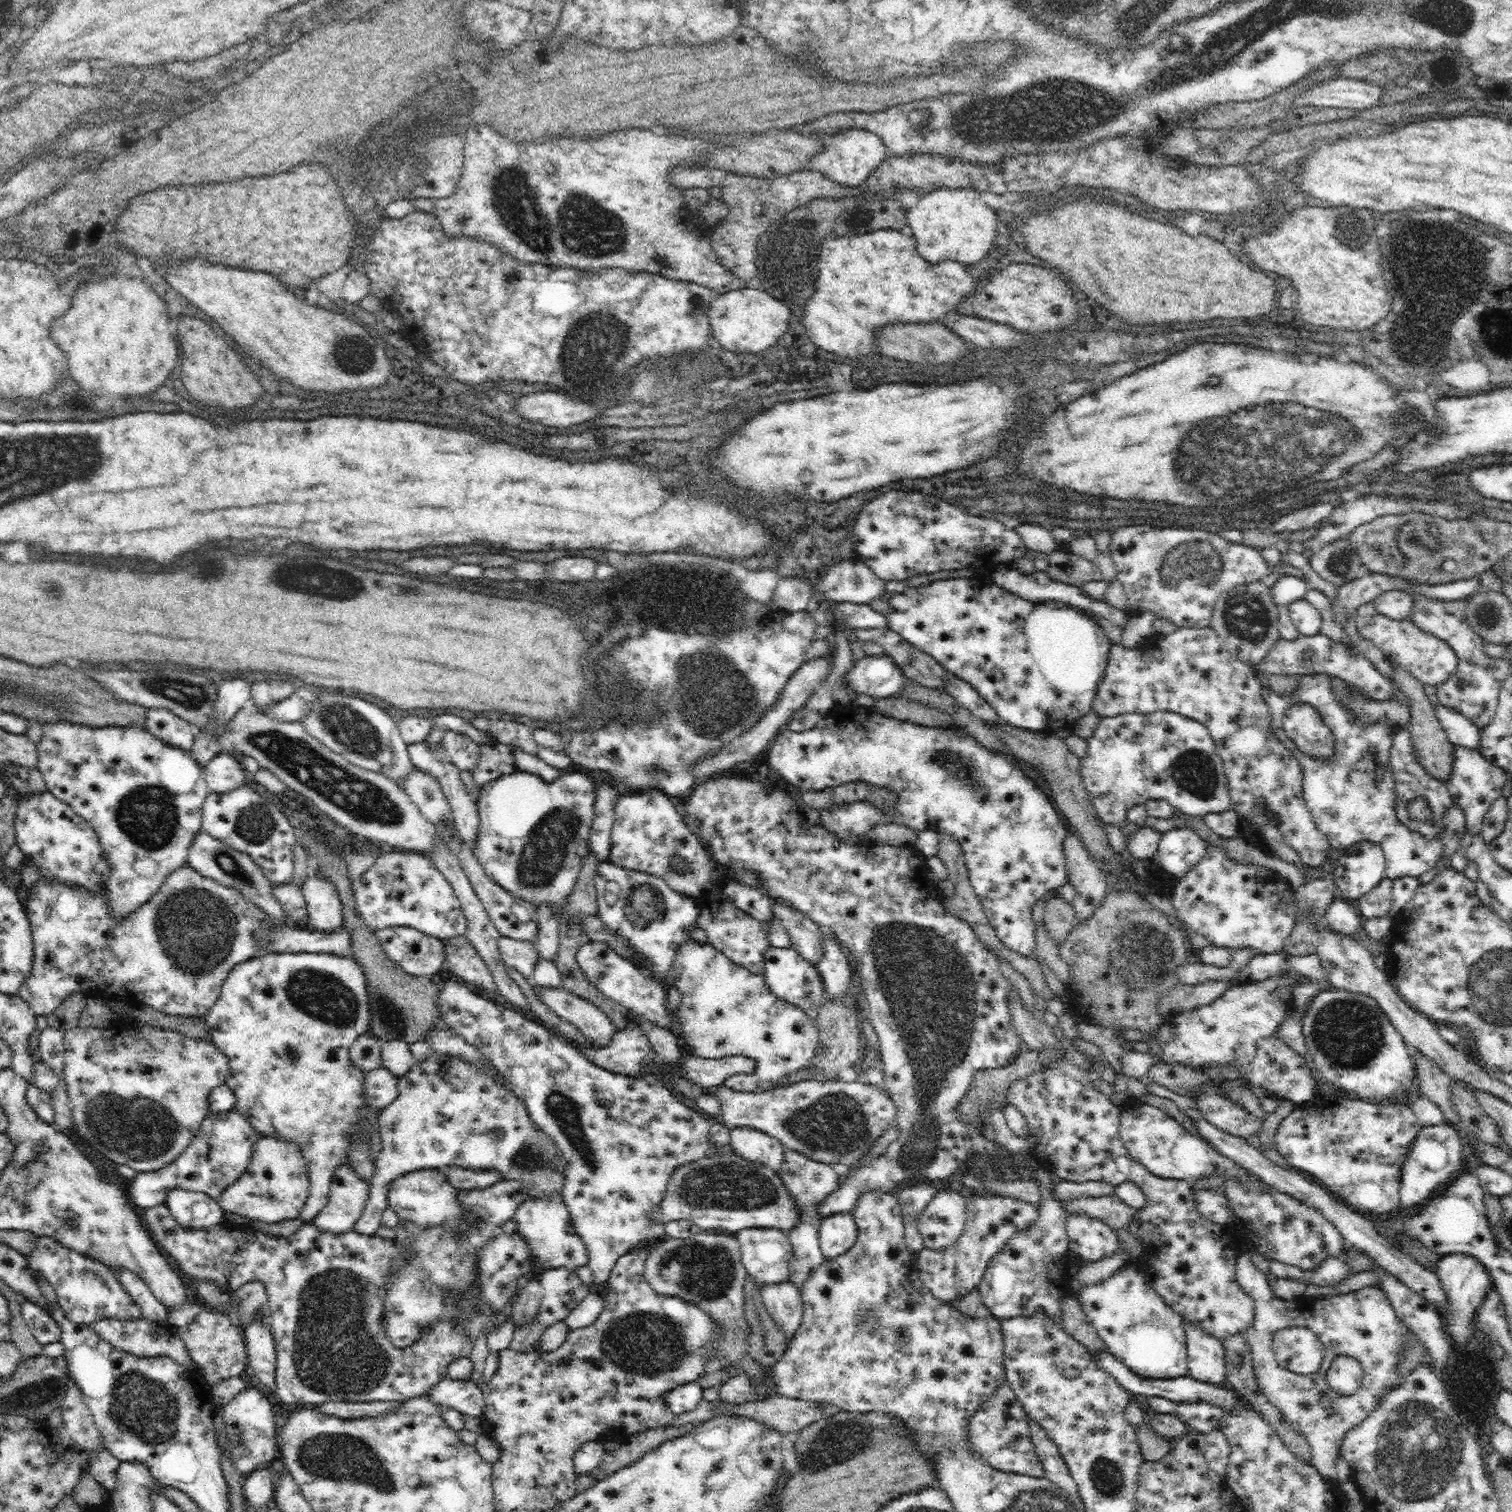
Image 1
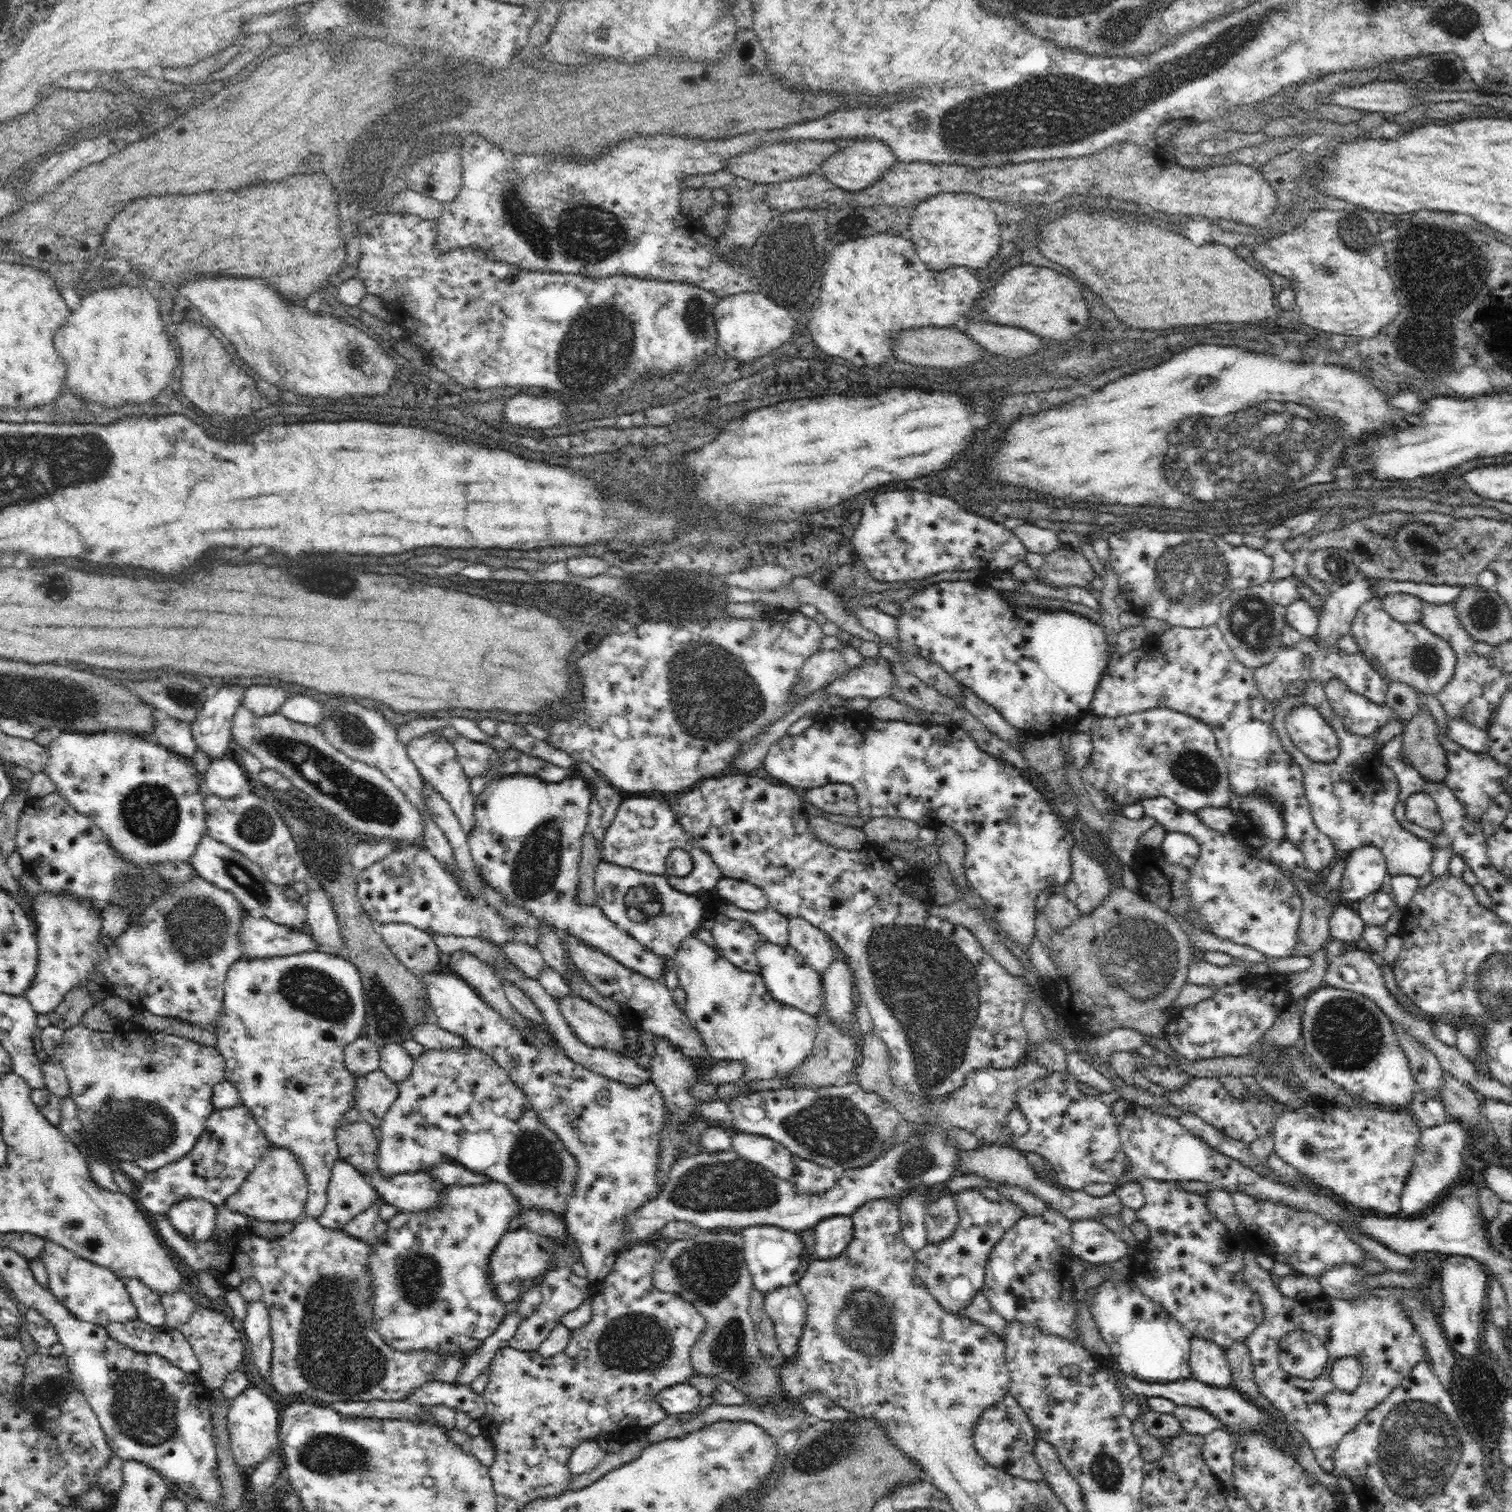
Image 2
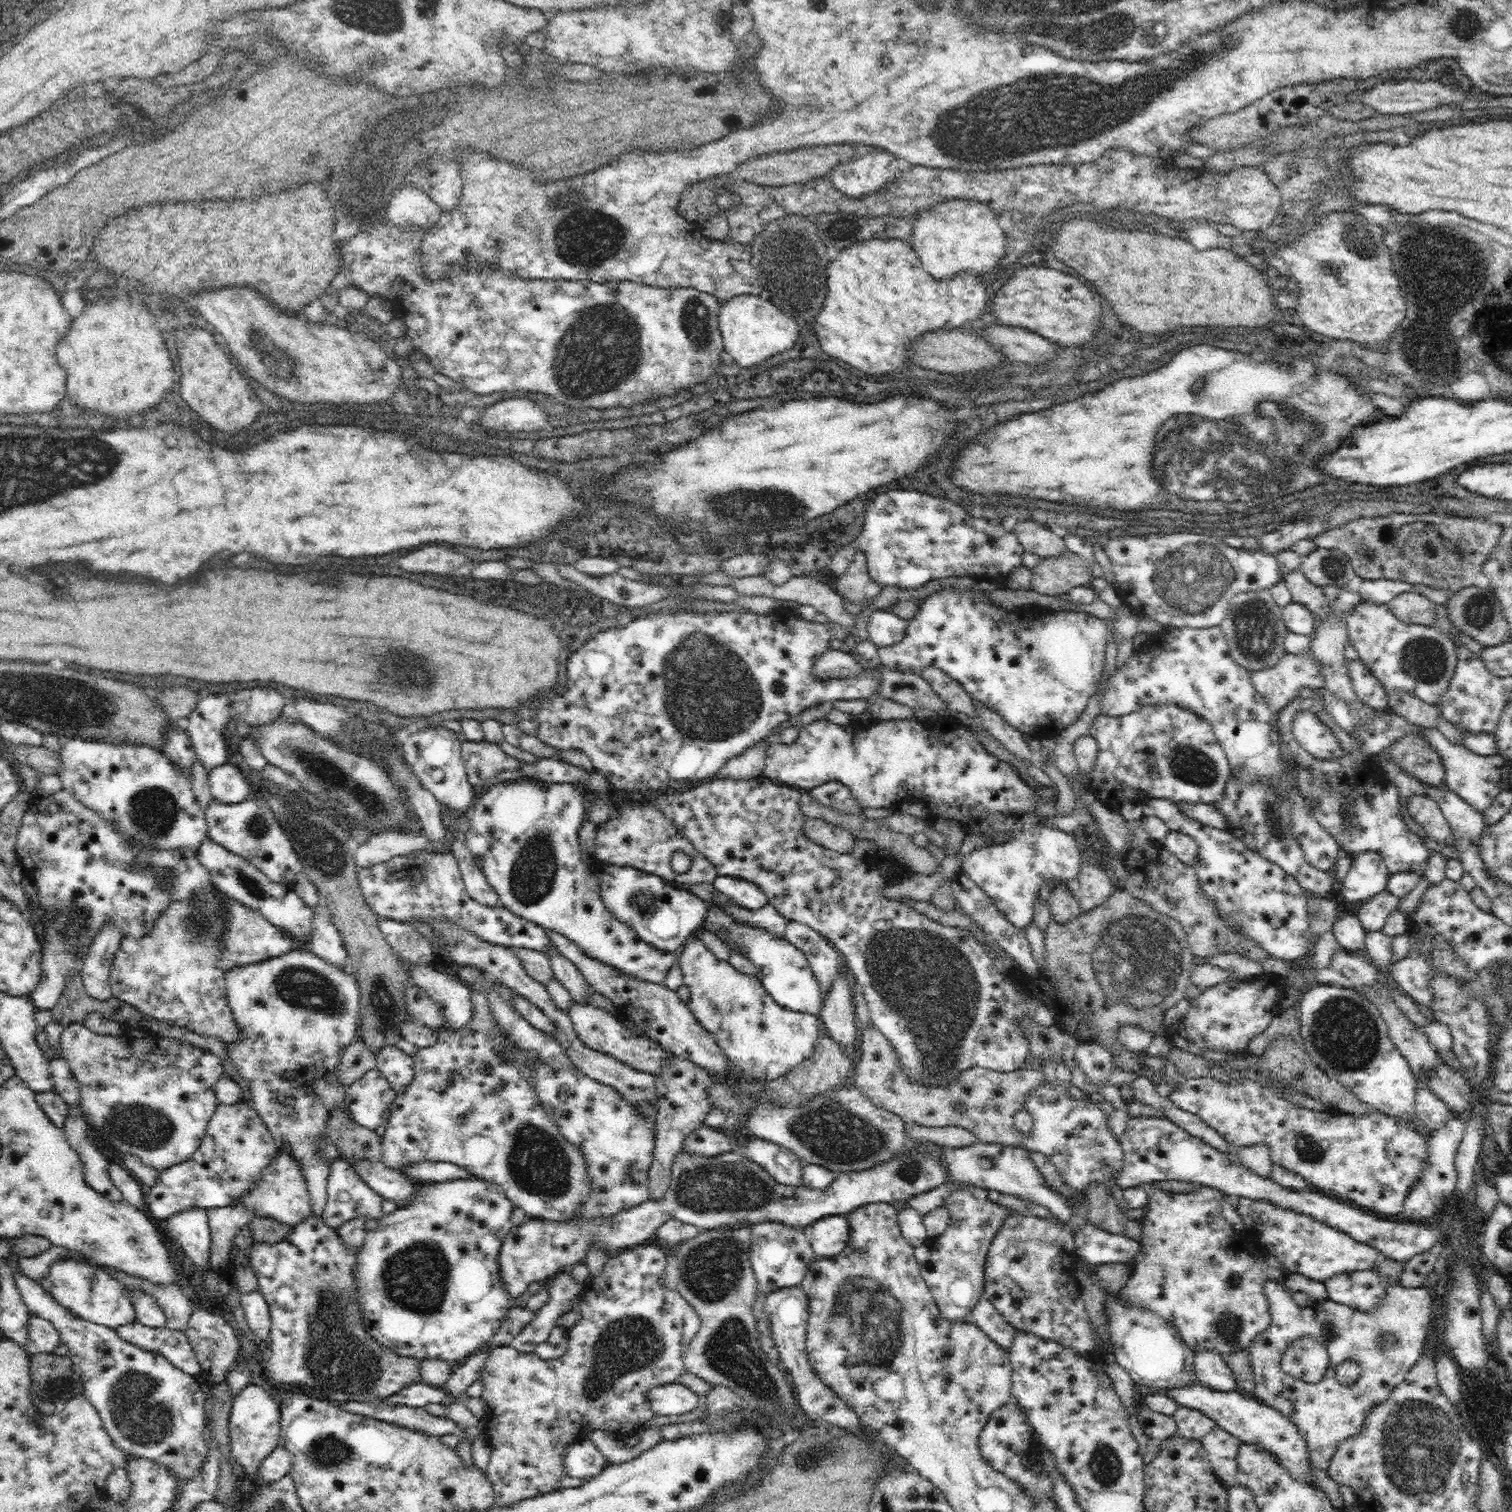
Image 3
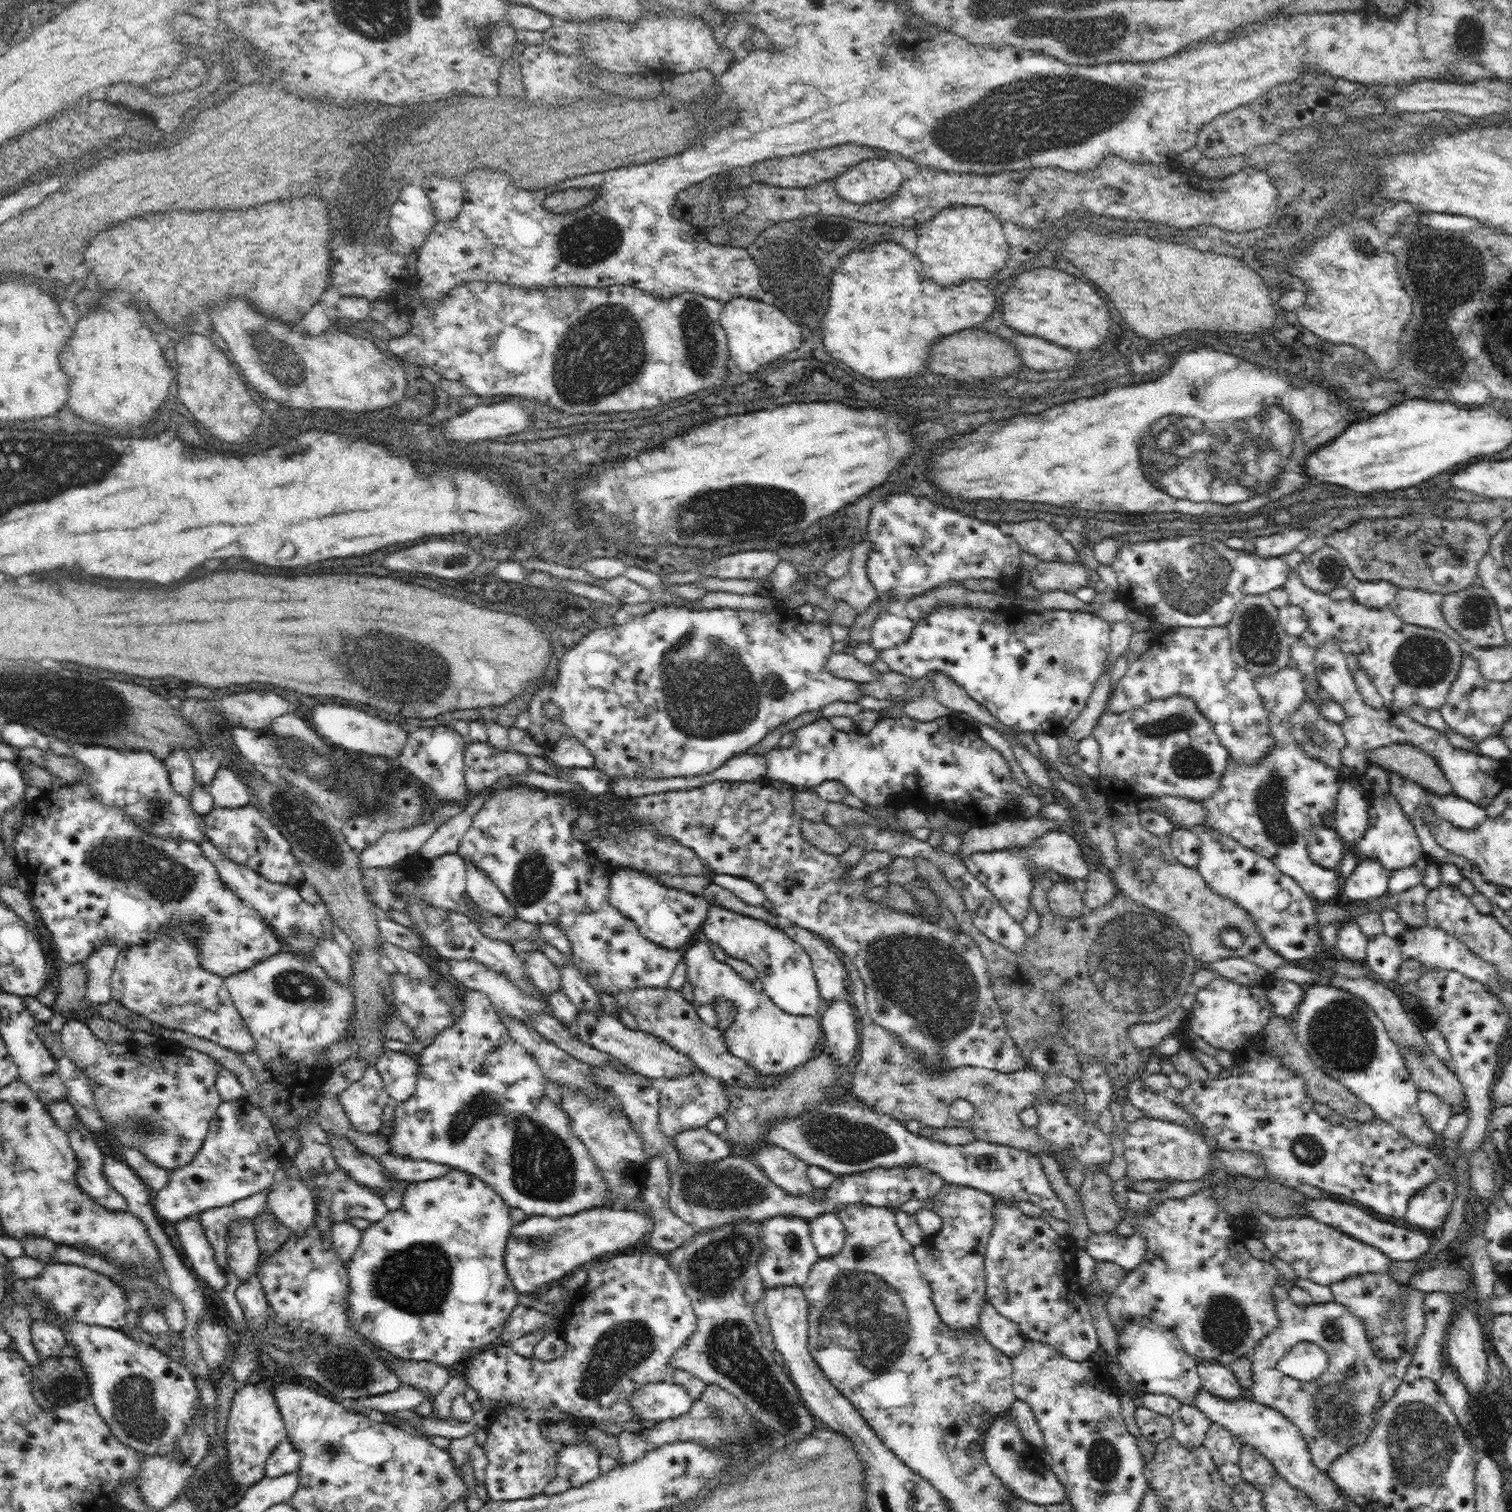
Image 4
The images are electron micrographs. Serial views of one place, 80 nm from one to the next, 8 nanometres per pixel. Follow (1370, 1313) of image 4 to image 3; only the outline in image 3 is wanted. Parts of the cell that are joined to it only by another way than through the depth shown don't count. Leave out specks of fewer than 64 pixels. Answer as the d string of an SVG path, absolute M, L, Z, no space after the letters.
M1374 1269L1342 1272L1341 1275L1334 1275L1323 1283L1330 1300L1362 1312L1368 1312L1379 1305L1390 1284L1385 1276Z

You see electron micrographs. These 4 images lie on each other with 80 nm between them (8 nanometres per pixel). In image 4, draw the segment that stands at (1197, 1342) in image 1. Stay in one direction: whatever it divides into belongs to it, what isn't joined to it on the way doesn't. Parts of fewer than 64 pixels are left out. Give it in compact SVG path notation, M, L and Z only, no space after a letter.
M1210 1359L1197 1364L1201 1388L1222 1399L1240 1397L1241 1384L1229 1366Z

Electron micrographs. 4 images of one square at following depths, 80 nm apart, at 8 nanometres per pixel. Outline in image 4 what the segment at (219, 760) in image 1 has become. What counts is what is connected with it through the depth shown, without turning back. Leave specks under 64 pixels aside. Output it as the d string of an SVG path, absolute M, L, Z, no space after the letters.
M221 766L216 771L208 791L216 807L242 808L241 806L253 803L253 795L247 784L230 767Z

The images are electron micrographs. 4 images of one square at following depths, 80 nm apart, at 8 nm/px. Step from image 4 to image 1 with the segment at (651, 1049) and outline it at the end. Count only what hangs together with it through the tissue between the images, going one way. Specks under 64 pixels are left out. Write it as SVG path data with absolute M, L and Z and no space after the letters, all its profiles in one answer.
M538 987L535 990L540 1001L565 1021L572 1023L588 1042L596 1047L606 1047L616 1032L612 1020L598 1006L565 990Z

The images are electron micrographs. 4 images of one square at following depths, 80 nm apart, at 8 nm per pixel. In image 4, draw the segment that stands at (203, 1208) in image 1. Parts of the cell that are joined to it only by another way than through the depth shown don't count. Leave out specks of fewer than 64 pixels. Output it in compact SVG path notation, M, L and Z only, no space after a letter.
M198 1215L184 1217L175 1224L176 1232L197 1275L202 1277L218 1294L225 1287L230 1273L218 1266L212 1244L198 1221Z

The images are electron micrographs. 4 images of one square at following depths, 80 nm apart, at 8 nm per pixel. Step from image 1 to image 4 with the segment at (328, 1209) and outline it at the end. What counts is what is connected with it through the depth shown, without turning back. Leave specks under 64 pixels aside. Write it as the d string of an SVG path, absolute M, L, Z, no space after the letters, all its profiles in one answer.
M337 1167L333 1173L324 1175L323 1183L331 1194L331 1216L335 1222L341 1223L347 1218L365 1218L370 1223L382 1220L388 1208L384 1205L383 1197L372 1193L369 1187L357 1183L350 1175L344 1173L340 1167Z

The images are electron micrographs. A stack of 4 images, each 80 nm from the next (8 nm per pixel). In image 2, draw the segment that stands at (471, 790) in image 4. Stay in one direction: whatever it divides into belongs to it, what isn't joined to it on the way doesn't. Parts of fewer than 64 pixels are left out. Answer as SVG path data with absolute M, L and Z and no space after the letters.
M458 735L452 739L456 753L456 760L464 769L466 776L470 779L474 776L484 776L494 763L497 763L497 754L489 744L485 742L474 742Z

